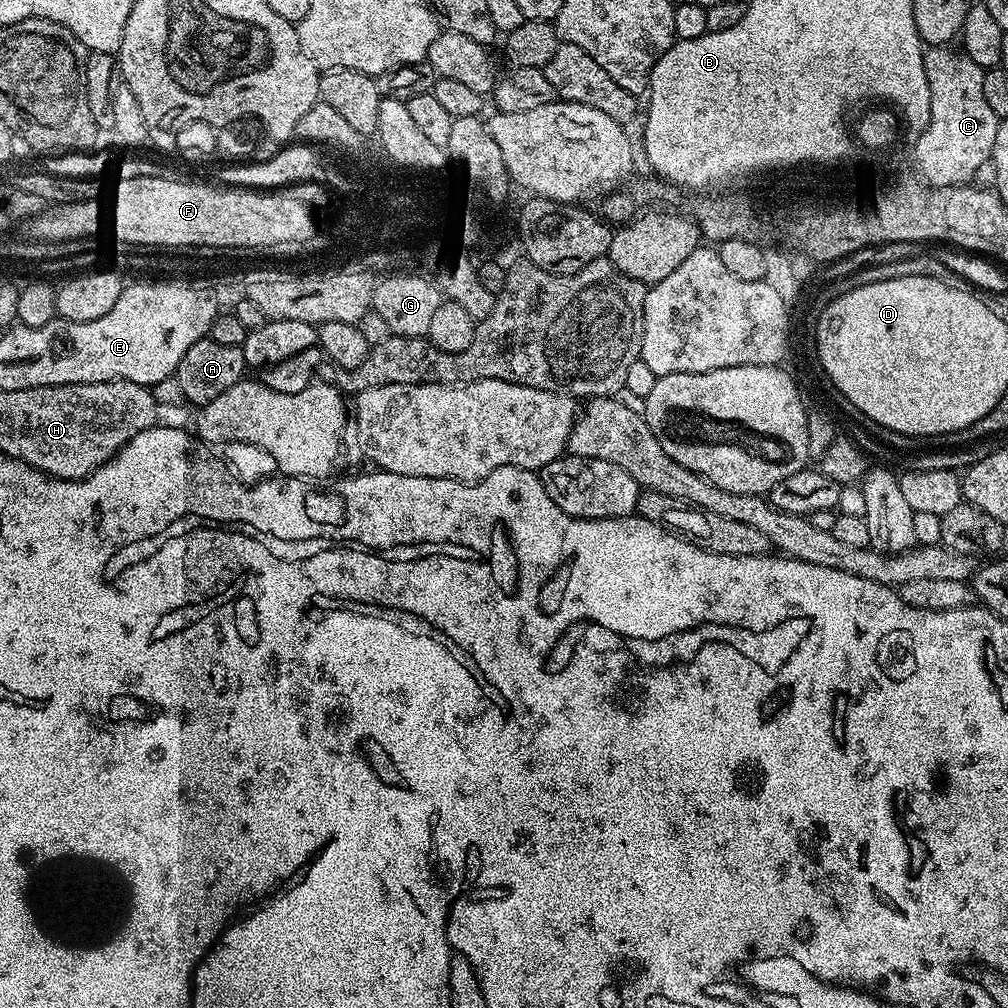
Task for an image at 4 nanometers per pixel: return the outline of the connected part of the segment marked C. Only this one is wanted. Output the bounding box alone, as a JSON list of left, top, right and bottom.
[915,46,1001,187]

